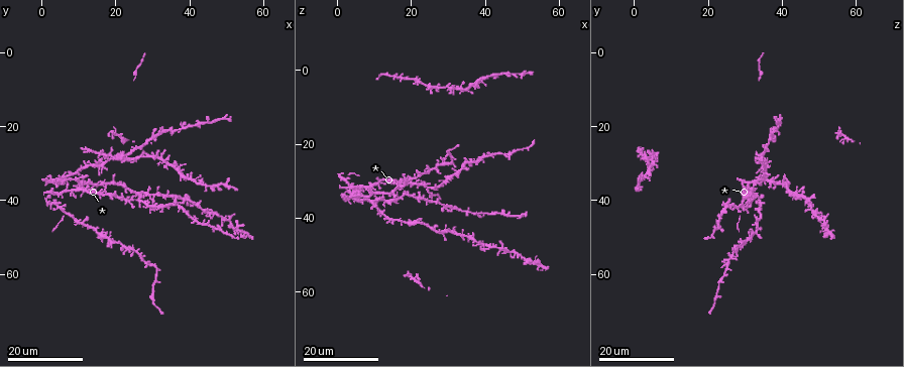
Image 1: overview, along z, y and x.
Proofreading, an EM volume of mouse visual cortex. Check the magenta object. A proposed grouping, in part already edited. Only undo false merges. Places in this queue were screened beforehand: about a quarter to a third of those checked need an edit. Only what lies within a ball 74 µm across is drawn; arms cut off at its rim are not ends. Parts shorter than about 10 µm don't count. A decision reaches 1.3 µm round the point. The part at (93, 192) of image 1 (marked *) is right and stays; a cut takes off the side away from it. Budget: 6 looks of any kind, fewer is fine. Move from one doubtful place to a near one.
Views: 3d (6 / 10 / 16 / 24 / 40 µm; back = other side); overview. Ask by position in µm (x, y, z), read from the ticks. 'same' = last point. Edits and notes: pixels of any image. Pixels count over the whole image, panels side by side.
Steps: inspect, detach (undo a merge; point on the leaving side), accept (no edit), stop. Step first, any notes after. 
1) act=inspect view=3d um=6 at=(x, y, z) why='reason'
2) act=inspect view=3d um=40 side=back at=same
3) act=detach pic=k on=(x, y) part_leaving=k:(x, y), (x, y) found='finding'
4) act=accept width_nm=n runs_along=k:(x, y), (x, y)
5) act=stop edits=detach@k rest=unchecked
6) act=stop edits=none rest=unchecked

act=inspect view=3d um=16 at=(5.0, 38.0, 32.5) why='looks like a crossing'

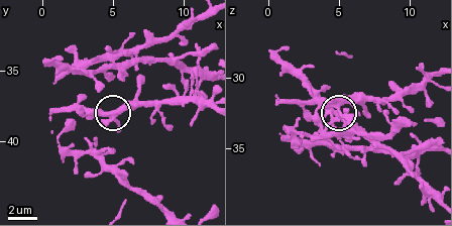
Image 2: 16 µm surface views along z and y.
act=inspect view=3d um=10 at=same why='closer look'

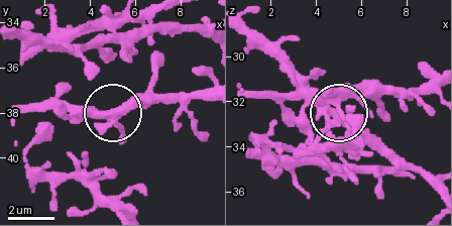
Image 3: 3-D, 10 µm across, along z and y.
act=accept arms=4 found='continuous, no second neuron'

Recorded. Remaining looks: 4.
act=inspect view=3d um=24 at=(28.0, 38.5, 44.5) why='four arms meet'

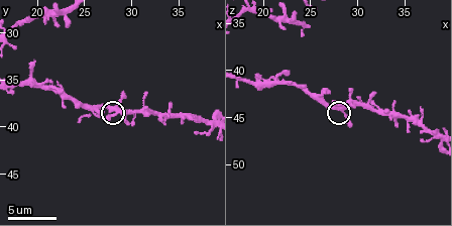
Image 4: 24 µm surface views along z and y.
act=inspect view=3d um=6 at=(28.4, 38.2, 44.0) why='closer look'

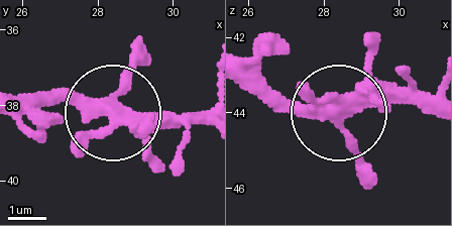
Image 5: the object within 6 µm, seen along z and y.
act=accept side_arm_um=27 arms=4 found='continuous, no second neuron'

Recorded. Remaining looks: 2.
act=inspect view=3d um=10 at=(21.0, 36.0, 41.4)

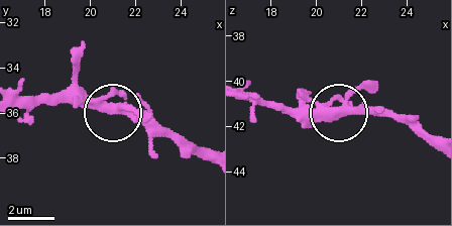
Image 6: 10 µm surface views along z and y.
act=accept found='all the same neuron'

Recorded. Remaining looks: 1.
act=stop edits=none rest=unchecked

